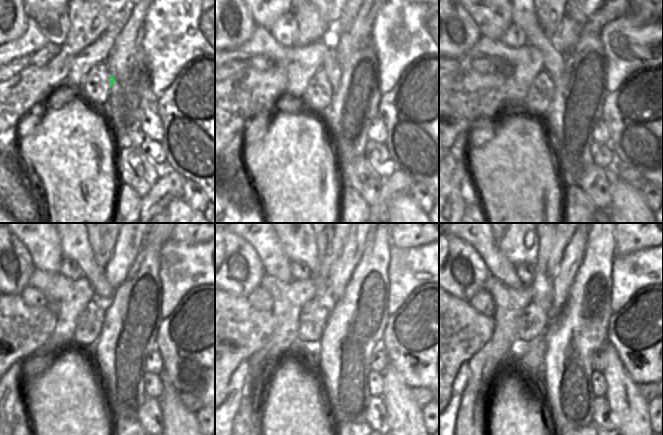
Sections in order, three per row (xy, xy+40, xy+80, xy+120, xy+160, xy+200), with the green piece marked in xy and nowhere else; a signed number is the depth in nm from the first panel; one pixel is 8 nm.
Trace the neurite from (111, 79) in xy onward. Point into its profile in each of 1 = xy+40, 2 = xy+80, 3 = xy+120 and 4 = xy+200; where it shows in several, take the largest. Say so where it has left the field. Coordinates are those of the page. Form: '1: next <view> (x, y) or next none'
1: next xy+40 (331, 66)
2: next xy+80 (553, 61)
3: next xy+120 (75, 245)
4: next xy+200 (519, 243)

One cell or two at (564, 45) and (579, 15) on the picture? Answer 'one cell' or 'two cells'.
one cell

